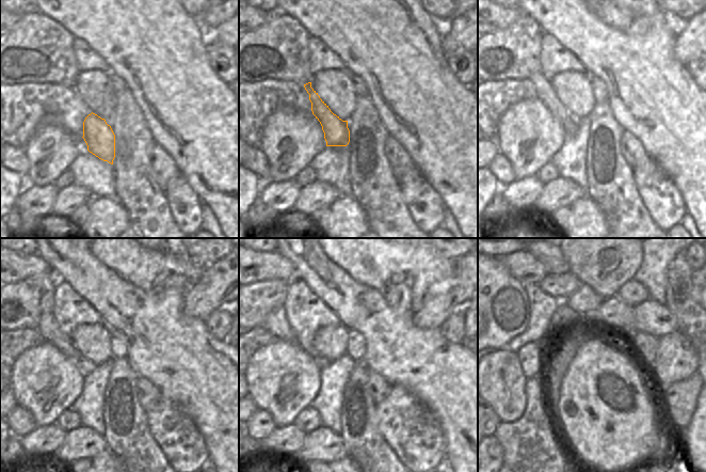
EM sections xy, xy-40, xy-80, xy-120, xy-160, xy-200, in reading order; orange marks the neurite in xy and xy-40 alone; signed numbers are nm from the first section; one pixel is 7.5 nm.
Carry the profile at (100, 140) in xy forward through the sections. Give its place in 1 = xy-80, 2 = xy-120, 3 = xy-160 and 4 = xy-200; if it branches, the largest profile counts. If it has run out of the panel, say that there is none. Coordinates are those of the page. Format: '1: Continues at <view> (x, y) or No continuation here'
1: Continues at xy-80 (544, 91)
2: Continues at xy-120 (48, 327)
3: Continues at xy-160 (276, 323)
4: Continues at xy-200 (507, 327)

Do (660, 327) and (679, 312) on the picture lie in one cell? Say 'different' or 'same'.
same

